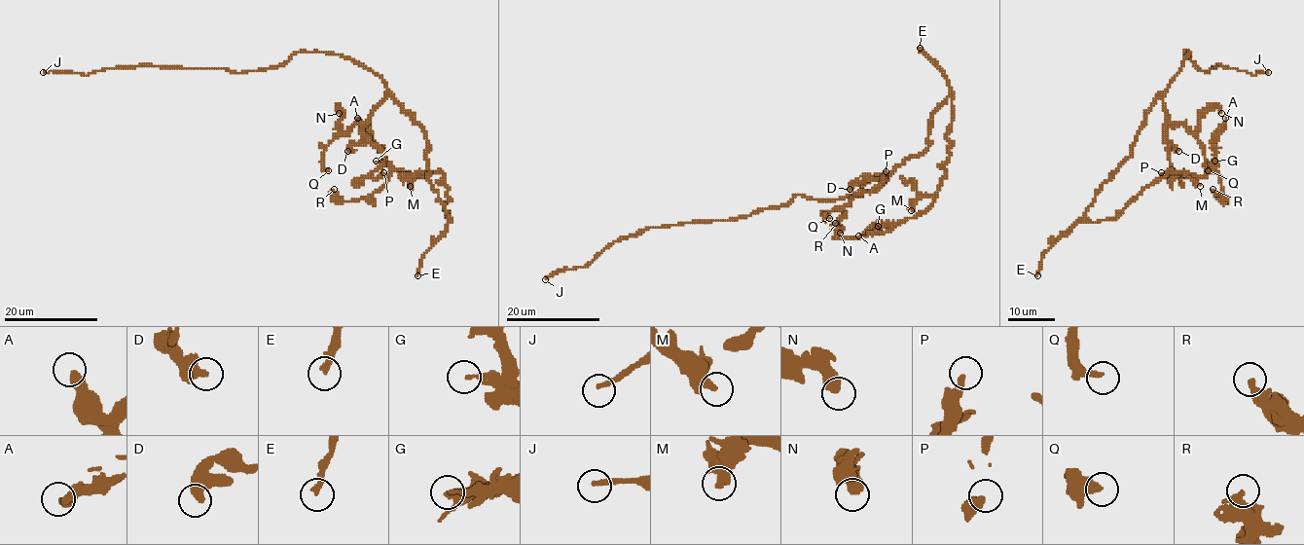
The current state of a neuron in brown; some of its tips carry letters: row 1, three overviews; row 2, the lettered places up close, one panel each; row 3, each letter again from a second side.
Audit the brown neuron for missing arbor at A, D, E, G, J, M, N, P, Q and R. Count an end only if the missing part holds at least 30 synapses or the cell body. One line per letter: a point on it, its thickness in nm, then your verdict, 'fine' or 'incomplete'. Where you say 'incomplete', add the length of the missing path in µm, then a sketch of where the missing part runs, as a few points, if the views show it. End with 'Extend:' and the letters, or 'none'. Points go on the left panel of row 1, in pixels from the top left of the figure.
A: (357, 118) | 320 nm | fine
D: (347, 151) | 550 nm | fine
E: (417, 275) | 280 nm | fine
G: (376, 161) | 150 nm | fine
J: (43, 72) | 200 nm | incomplete | 140 µm
M: (410, 186) | 440 nm | fine
N: (339, 113) | 480 nm | fine
P: (383, 172) | 320 nm | fine
Q: (328, 170) | 340 nm | fine
R: (334, 189) | 360 nm | fine
Extend: J

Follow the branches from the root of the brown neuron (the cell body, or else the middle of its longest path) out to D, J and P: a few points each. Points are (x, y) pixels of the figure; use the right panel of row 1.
D: (1154, 105), (1154, 100), (1161, 94), (1166, 110), (1166, 137), (1178, 151)
J: (1154, 105), (1178, 74), (1189, 54), (1184, 52), (1206, 72), (1217, 65), (1251, 75), (1268, 72)
P: (1154, 105), (1154, 100), (1161, 94), (1166, 110), (1169, 163), (1179, 178), (1161, 172)

